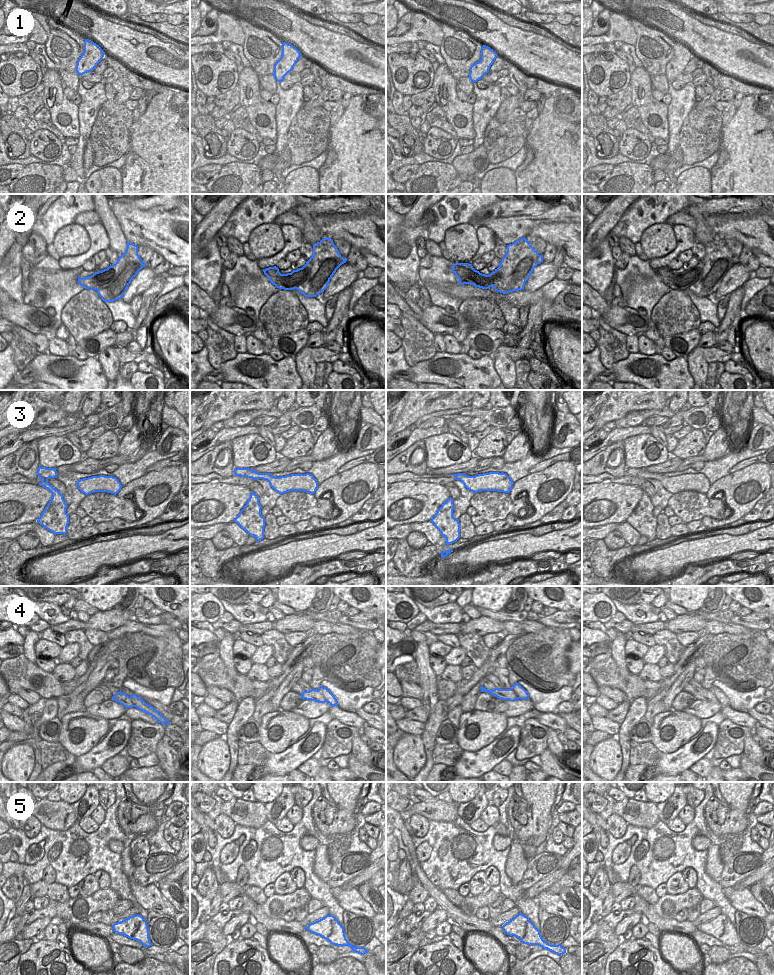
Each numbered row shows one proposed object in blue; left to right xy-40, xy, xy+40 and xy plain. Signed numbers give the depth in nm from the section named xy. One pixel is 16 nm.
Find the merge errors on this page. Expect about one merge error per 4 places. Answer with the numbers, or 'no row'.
2, 4

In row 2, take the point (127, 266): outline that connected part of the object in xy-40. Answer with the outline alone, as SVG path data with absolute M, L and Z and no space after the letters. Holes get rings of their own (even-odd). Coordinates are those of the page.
M127 241L125 253L119 256L115 264L110 264L107 268L115 271L115 278L97 290L98 295L104 302L122 299L133 278L145 266L146 263L138 255L138 246Z

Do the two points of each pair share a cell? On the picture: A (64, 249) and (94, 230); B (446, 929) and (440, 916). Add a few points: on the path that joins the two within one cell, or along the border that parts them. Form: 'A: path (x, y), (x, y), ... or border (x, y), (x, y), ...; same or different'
A: border (82, 226), (88, 235), (90, 246), (76, 255); different
B: border (445, 920), (441, 921), (434, 928); different

